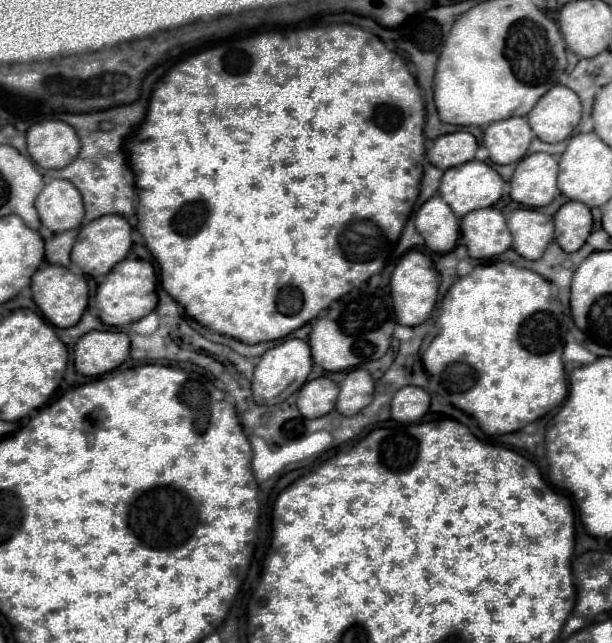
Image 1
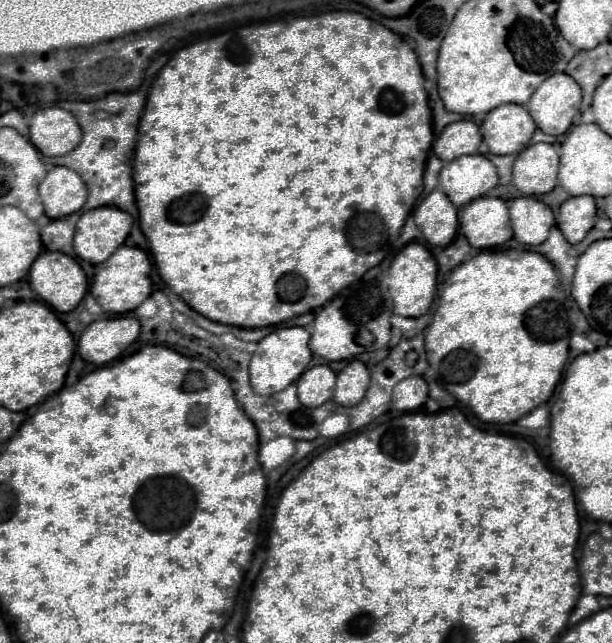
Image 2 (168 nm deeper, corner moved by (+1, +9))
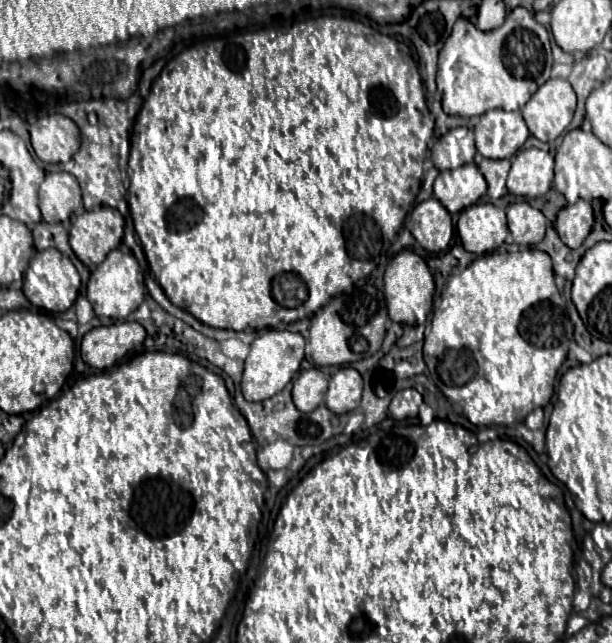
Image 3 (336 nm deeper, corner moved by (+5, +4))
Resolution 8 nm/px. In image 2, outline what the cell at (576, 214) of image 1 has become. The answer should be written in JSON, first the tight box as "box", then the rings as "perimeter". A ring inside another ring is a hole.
{"box":[556,195,596,245],"perimeter":[[[578,195],[578,197],[568,197],[560,205],[556,219],[566,241],[574,245],[582,241],[586,233],[594,227],[594,215],[596,215],[594,197]]]}

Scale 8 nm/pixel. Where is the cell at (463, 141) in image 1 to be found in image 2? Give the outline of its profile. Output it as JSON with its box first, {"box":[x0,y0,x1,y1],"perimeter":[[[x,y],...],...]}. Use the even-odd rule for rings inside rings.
{"box":[434,121,482,161],"perimeter":[[[456,121],[444,127],[440,137],[434,143],[434,153],[442,161],[452,161],[462,155],[472,155],[478,151],[482,135],[476,123],[472,121]]]}

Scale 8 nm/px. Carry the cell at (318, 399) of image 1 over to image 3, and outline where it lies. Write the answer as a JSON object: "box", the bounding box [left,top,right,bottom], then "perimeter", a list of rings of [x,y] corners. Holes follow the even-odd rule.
{"box":[292,368,328,412],"perimeter":[[[318,368],[302,370],[294,380],[294,388],[292,388],[292,400],[296,408],[302,412],[316,410],[324,402],[326,386],[328,386],[328,378],[324,376],[322,370]]]}

